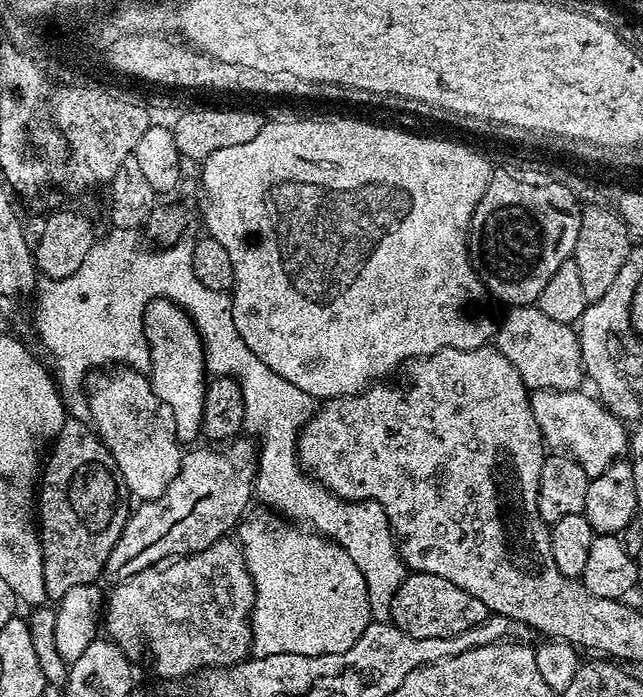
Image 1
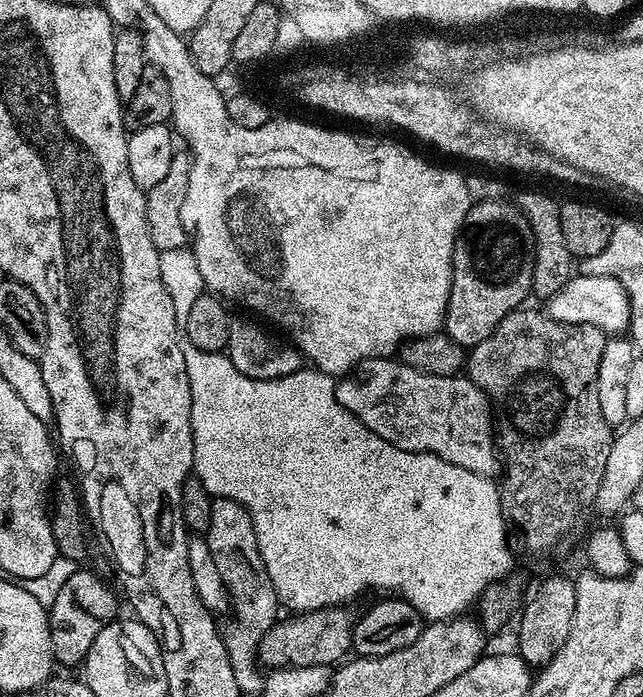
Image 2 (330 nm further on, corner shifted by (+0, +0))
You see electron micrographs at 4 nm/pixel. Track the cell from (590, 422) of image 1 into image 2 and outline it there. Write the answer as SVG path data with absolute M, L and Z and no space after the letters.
M377 358L369 360L363 365L362 372L365 372L365 376L361 380L352 380L353 378L341 379L336 385L334 395L338 398L341 409L354 414L357 420L361 420L365 428L374 430L374 434L386 438L386 442L390 442L402 450L429 452L446 462L450 462L454 466L462 466L462 470L474 470L474 474L482 474L483 476L492 478L501 471L502 457L498 451L498 441L494 435L494 409L487 394L473 380L469 380L467 375L457 374L450 377L435 377L434 374L426 374L421 372L421 370L412 369L411 366L404 364L399 358Z

